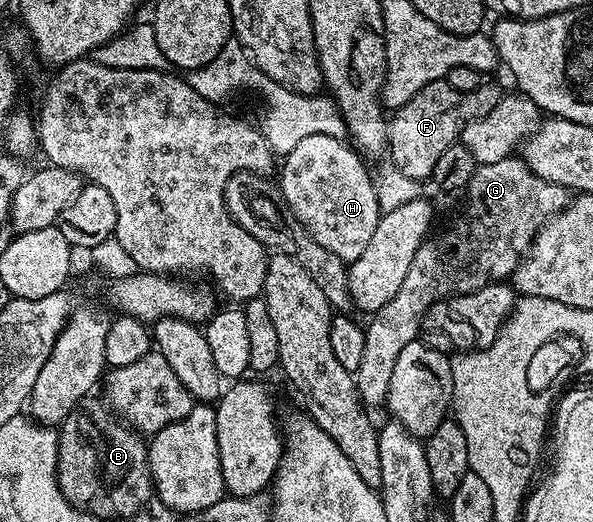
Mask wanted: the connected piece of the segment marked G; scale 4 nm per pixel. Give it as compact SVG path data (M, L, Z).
M510 155L499 159L499 163L478 165L475 175L471 175L463 190L464 197L465 202L462 203L457 218L442 233L434 232L426 237L419 251L415 251L415 259L411 259L411 268L407 270L395 299L391 299L391 303L386 303L381 310L372 314L368 318L369 325L364 326L363 360L359 363L355 380L361 404L366 407L377 404L380 406L384 402L391 371L395 369L395 359L399 359L399 351L403 351L407 343L418 340L420 333L417 332L422 332L425 314L438 303L444 302L441 301L444 297L449 299L459 293L474 293L485 285L512 278L515 267L533 246L535 235L560 209L569 204L571 193L561 185L541 179L535 171L531 171L531 167L527 167L520 156Z

